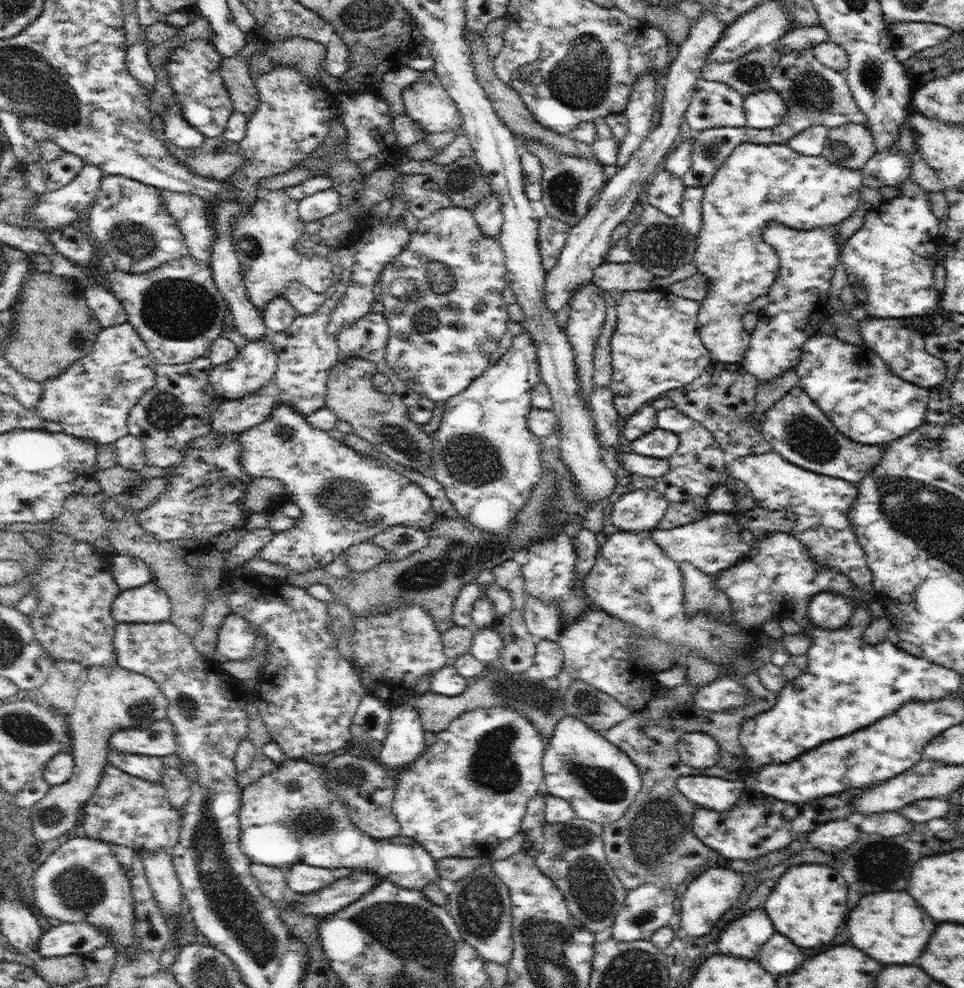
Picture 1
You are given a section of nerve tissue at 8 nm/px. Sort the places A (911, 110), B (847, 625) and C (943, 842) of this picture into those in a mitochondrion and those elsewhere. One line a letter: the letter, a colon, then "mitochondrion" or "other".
A: other
B: other
C: other

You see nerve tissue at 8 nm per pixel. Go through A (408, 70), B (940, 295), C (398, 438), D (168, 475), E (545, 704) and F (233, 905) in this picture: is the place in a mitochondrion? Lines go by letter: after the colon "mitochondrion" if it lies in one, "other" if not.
A: other
B: other
C: mitochondrion
D: other
E: mitochondrion
F: mitochondrion

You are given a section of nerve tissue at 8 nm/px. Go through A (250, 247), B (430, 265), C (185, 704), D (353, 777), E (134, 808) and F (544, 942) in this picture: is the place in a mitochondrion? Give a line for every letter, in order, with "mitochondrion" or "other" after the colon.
A: mitochondrion
B: mitochondrion
C: mitochondrion
D: mitochondrion
E: other
F: mitochondrion

